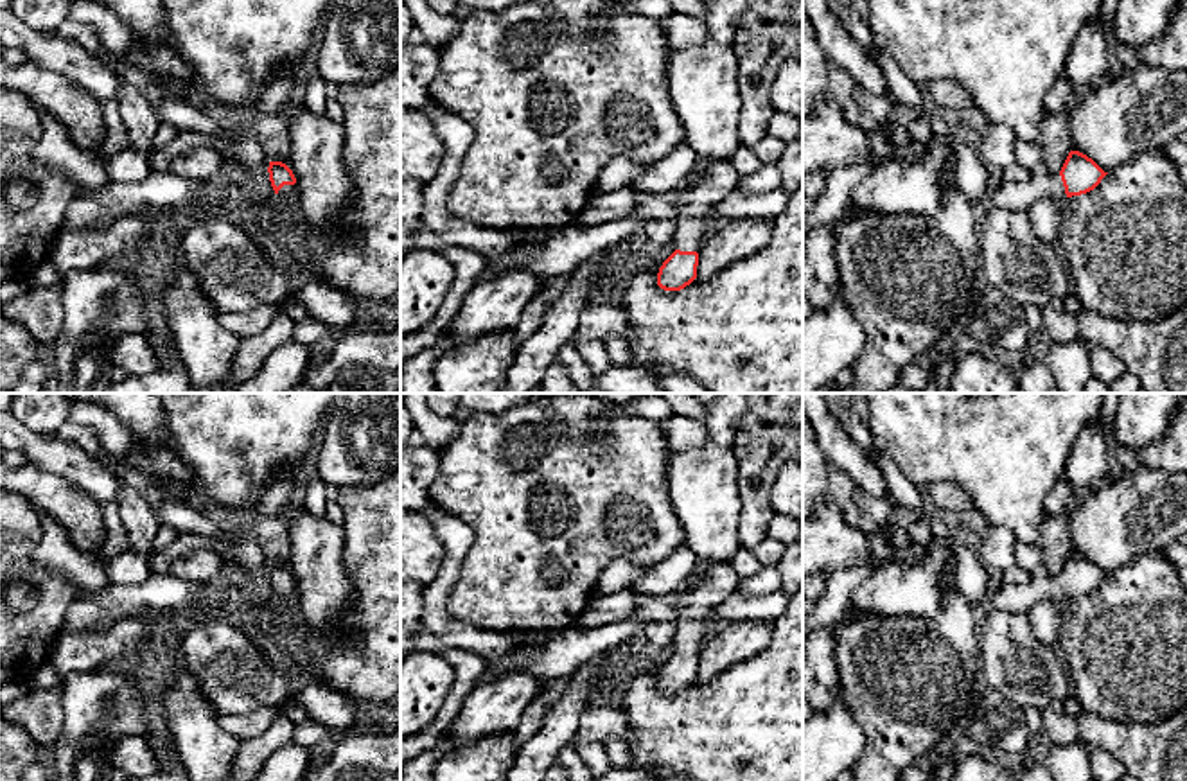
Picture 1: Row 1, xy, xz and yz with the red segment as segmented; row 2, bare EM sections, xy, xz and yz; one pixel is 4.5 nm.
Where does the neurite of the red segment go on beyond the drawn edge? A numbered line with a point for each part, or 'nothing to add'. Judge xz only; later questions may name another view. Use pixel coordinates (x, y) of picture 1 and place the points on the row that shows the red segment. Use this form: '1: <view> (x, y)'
1: xz (719, 180)

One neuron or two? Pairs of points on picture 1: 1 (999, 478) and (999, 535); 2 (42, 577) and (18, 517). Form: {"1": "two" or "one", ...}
{"1": "two", "2": "one"}

